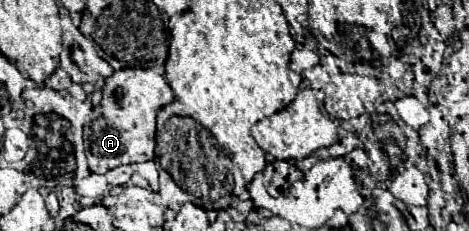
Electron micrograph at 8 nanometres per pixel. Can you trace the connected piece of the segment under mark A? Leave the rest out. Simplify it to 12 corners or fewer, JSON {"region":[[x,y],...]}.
{"region":[[115,70],[85,130],[89,170],[151,160],[173,102],[153,70]]}

